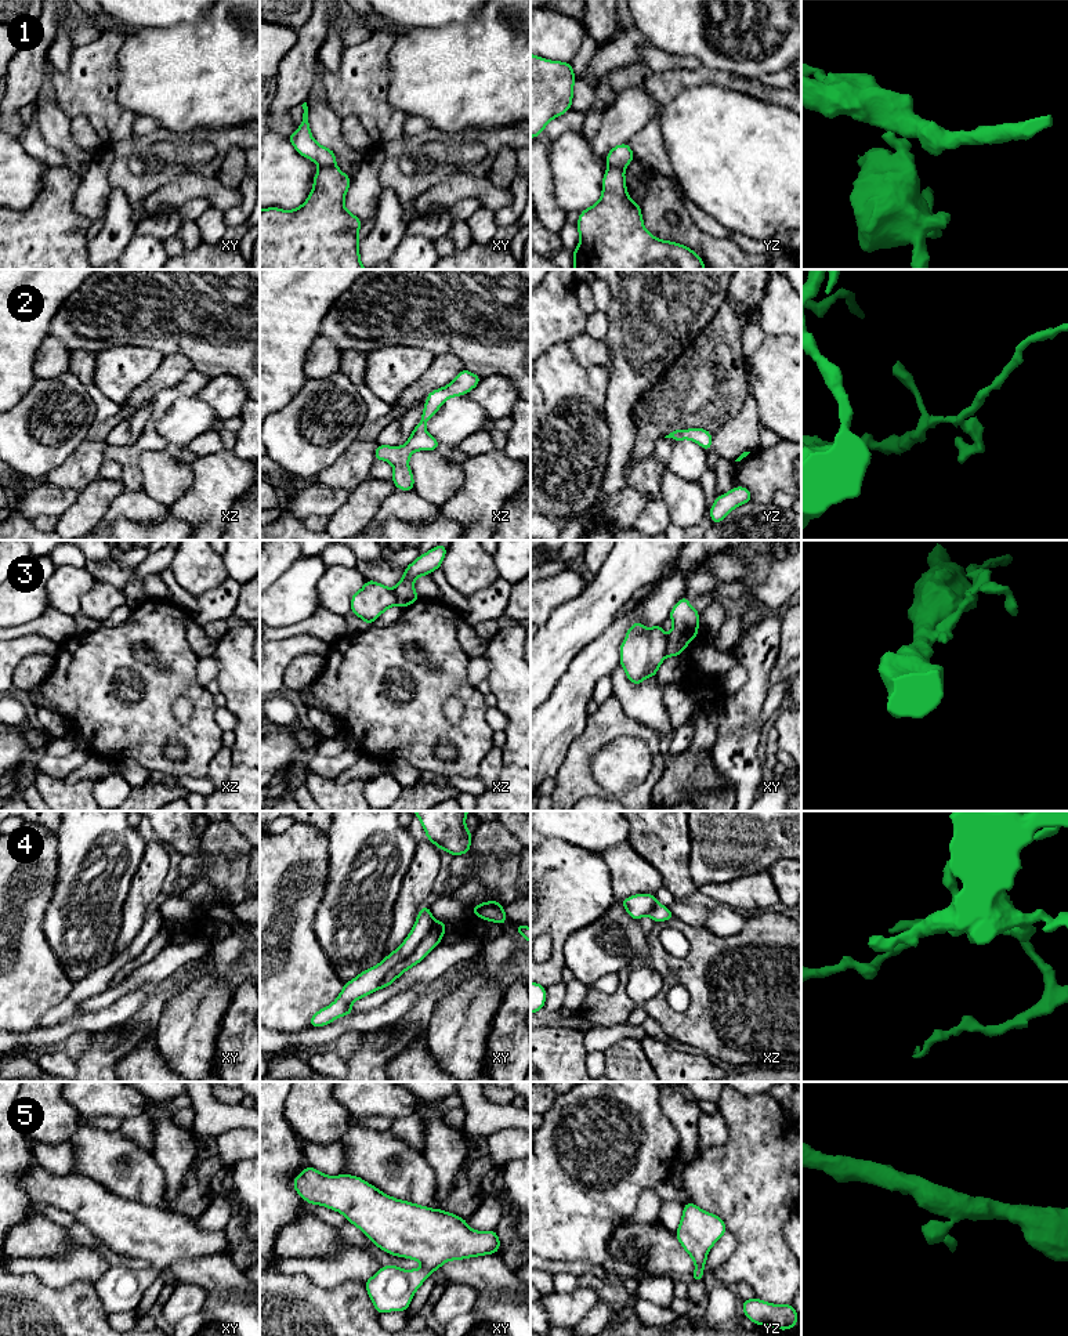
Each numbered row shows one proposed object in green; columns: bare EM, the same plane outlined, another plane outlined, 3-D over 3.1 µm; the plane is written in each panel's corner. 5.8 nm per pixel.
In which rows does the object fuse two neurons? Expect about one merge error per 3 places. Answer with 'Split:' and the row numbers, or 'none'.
Split: 1, 3, 4

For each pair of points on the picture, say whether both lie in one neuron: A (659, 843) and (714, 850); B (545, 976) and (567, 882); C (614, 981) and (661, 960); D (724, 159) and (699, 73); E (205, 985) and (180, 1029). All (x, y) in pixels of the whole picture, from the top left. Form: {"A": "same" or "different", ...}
{"A": "different", "B": "same", "C": "different", "D": "different", "E": "same"}

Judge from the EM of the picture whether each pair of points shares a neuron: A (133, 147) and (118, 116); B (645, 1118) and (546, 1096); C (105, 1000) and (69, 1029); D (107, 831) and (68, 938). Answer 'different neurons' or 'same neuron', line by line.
A: different neurons
B: different neurons
C: different neurons
D: same neuron

